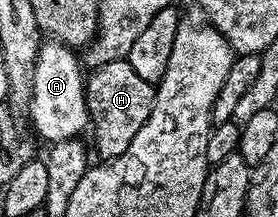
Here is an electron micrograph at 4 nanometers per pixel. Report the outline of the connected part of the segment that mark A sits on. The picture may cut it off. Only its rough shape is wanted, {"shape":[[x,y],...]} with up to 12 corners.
{"shape":[[46,41],[28,96],[50,145],[91,126],[75,48]]}

